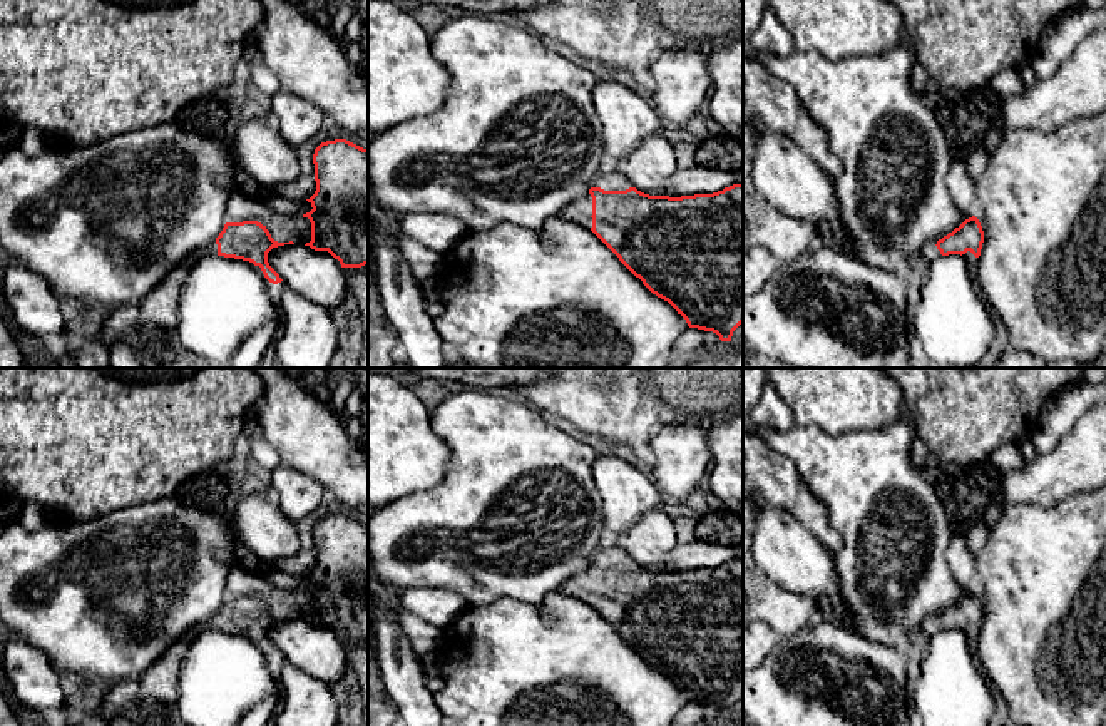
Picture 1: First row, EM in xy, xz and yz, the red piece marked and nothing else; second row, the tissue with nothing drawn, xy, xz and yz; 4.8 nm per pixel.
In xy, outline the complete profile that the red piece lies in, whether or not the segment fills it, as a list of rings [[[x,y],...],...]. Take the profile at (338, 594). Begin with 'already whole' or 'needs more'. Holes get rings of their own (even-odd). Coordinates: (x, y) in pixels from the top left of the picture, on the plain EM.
already whole | [[[346,514],[321,517],[313,529],[316,565],[306,574],[311,585],[303,589],[311,597],[310,621],[328,626],[341,642],[368,639],[368,524]]]

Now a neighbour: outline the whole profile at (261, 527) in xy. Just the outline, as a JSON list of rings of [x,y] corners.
[[[253,487],[243,488],[233,505],[238,540],[249,549],[258,562],[269,564],[294,555],[300,535],[279,509],[273,493]]]

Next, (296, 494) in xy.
[[[281,463],[271,470],[269,485],[281,512],[293,524],[316,510],[326,495],[320,482]]]

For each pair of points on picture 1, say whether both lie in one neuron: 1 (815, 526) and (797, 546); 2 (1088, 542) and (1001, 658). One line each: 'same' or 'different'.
1: different
2: same

